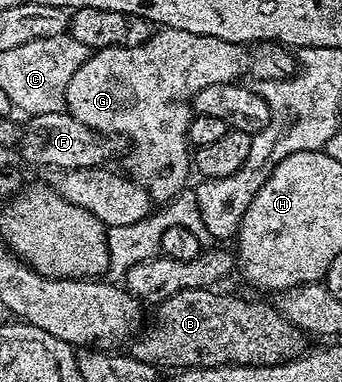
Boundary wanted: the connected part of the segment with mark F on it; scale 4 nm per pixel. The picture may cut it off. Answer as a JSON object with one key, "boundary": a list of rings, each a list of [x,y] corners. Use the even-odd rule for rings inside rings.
{"boundary":[[[67,110],[33,116],[27,121],[22,132],[24,156],[32,164],[41,164],[44,168],[99,168],[109,163],[115,152],[123,153],[125,141],[118,136],[106,136],[104,133],[78,122]]]}

